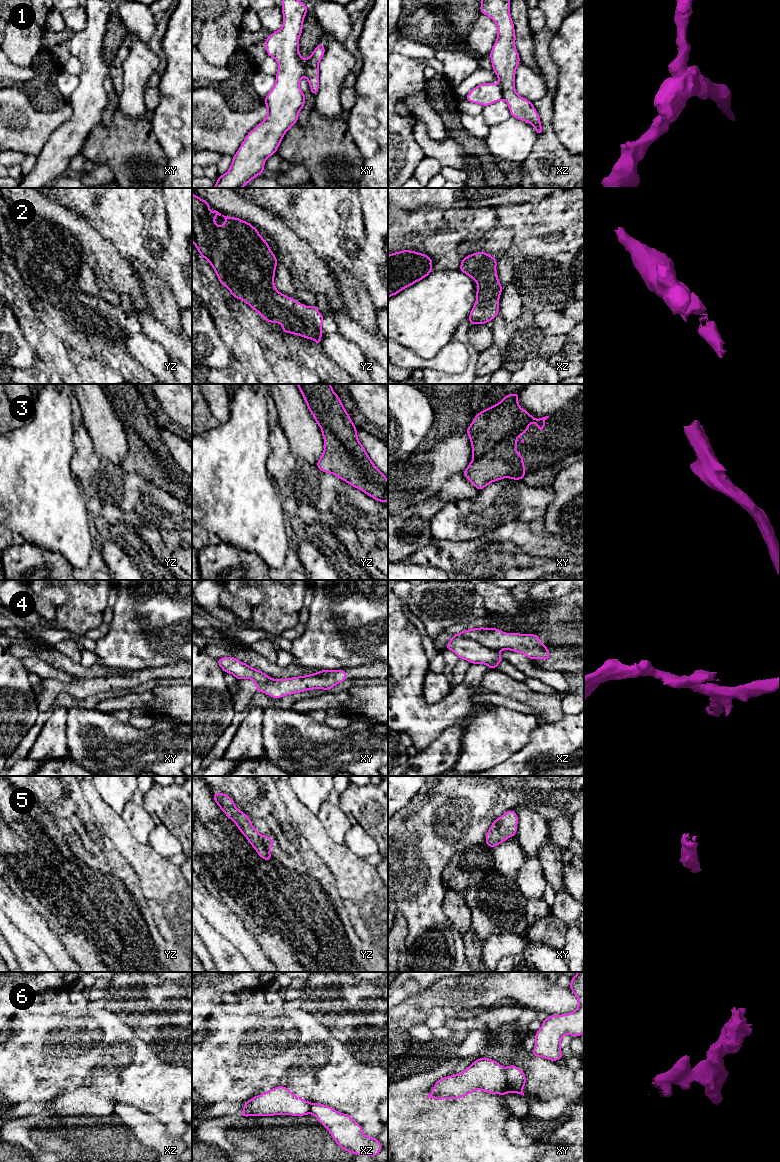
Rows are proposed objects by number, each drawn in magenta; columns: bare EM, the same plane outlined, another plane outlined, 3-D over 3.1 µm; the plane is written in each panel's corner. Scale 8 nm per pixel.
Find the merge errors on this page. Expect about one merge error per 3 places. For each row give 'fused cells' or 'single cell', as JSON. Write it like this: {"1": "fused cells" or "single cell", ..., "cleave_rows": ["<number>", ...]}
{"1": "fused cells", "2": "single cell", "3": "fused cells", "4": "fused cells", "5": "single cell", "6": "fused cells", "cleave_rows": ["1", "3", "4", "6"]}

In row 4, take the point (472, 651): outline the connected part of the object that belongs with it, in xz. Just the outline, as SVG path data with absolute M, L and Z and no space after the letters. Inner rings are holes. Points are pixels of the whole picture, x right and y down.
M452 637L446 644L446 650L453 651L459 659L468 661L470 664L485 664L490 670L497 669L501 661L505 661L499 651L487 648L477 641Z

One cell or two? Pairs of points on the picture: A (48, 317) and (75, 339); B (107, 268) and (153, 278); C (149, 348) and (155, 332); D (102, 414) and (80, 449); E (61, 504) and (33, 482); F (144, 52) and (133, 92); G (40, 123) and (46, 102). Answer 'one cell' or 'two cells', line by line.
A: one cell
B: two cells
C: two cells
D: two cells
E: one cell
F: one cell
G: two cells

